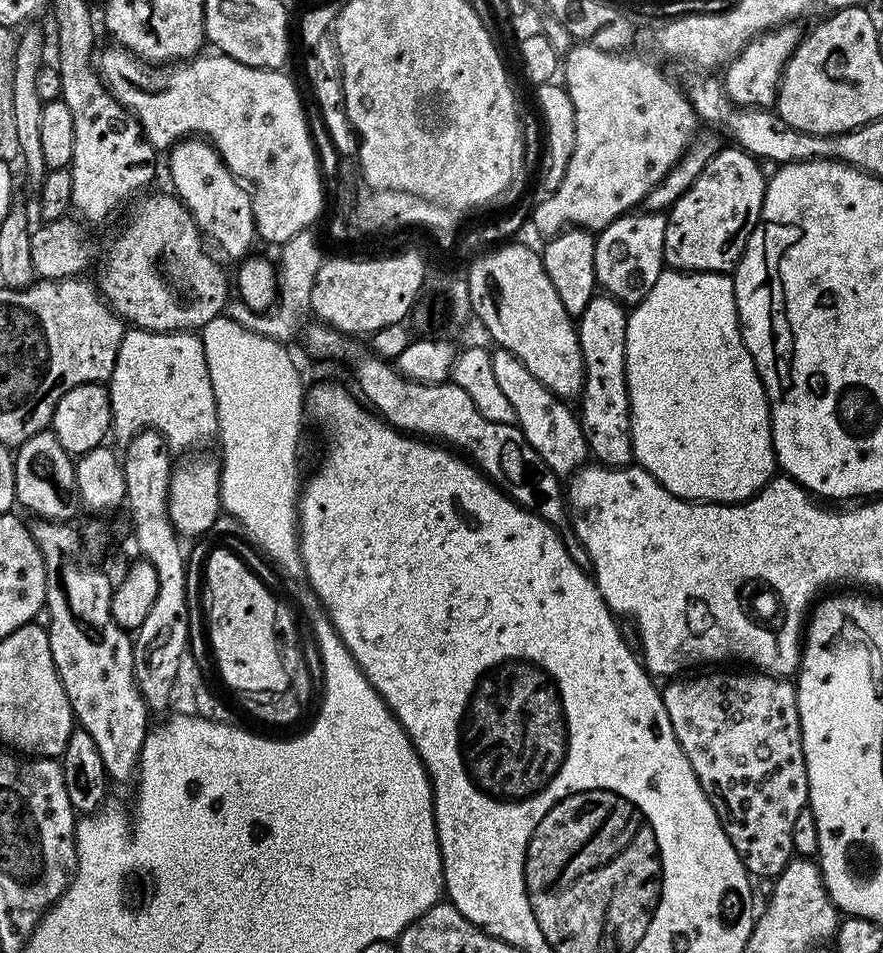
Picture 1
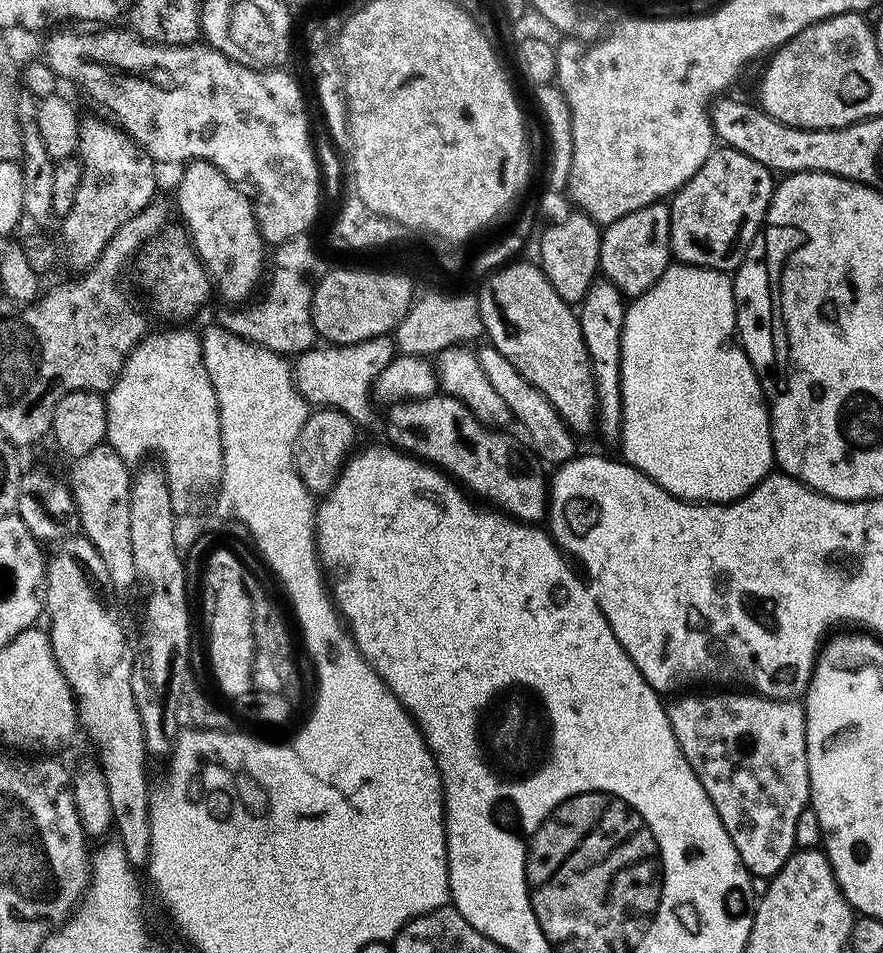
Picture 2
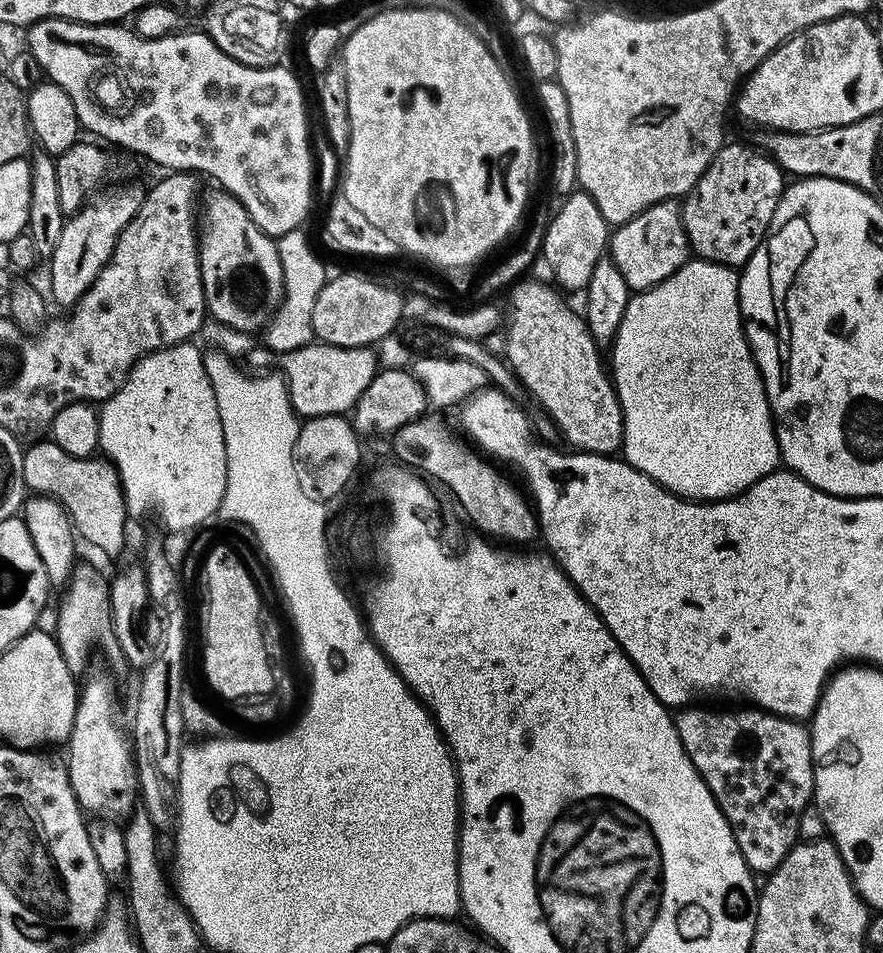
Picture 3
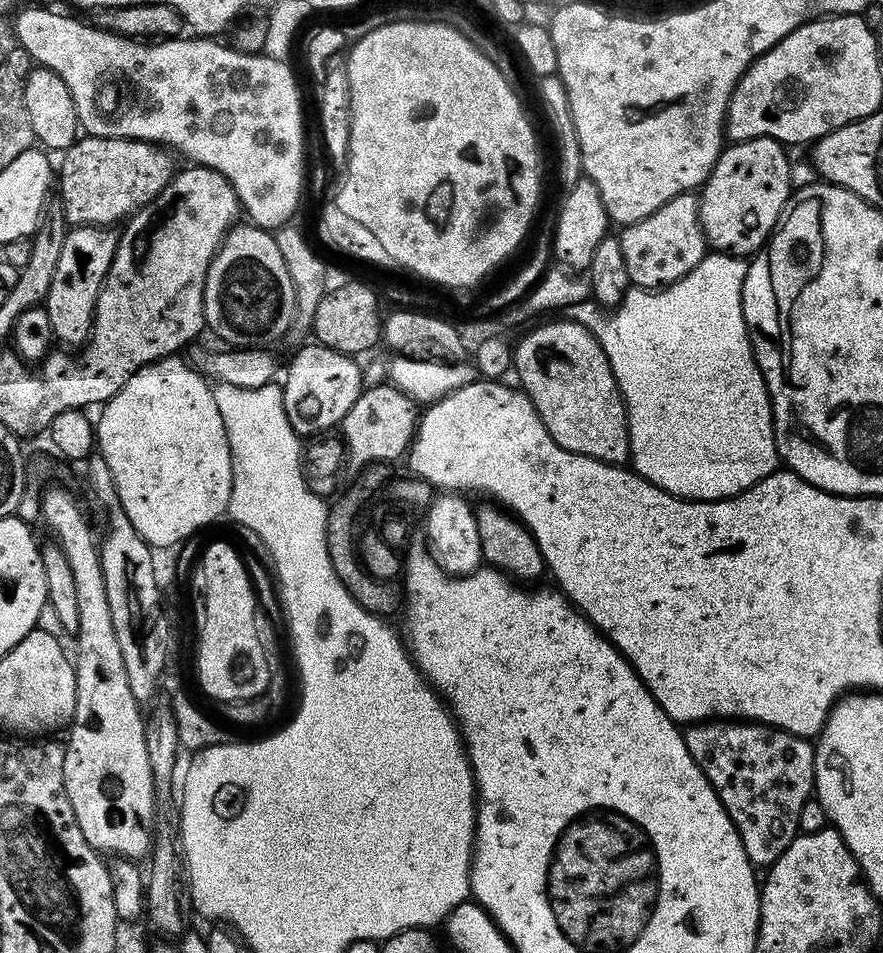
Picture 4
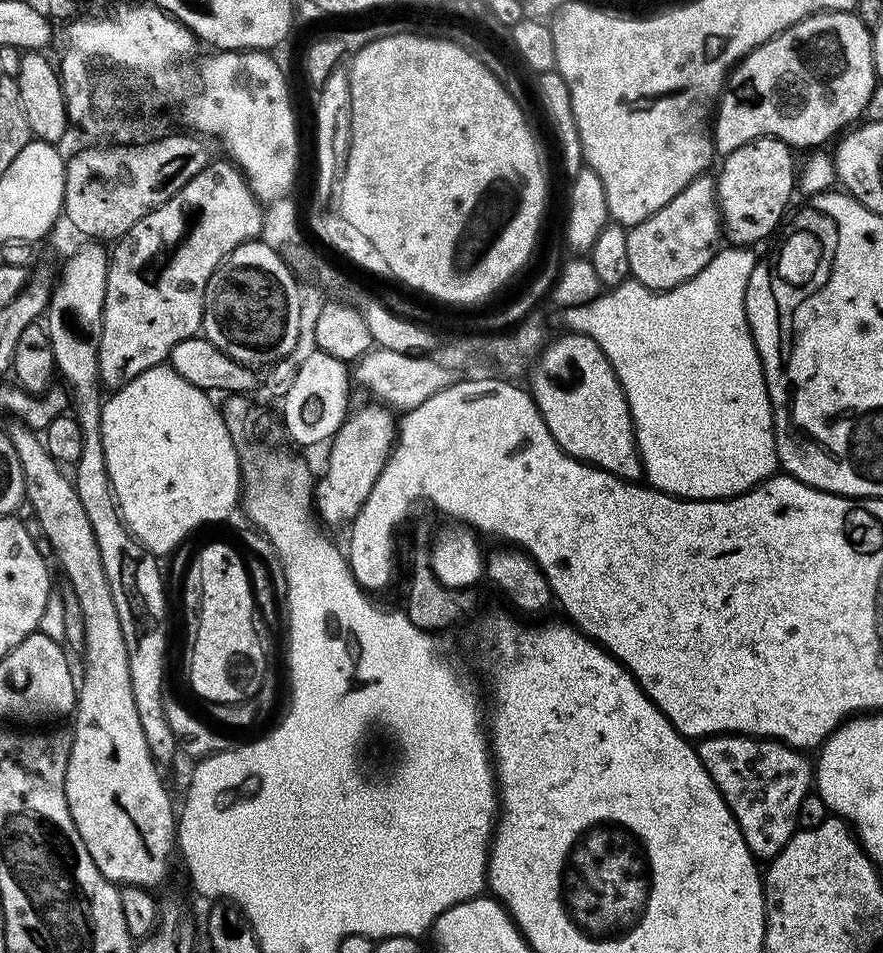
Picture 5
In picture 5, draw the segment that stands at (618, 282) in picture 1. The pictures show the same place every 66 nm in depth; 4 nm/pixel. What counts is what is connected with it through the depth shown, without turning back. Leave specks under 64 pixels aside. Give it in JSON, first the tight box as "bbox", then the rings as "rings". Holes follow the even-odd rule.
{"bbox":[626,175,722,292],"rings":[[[711,175],[699,176],[662,210],[650,214],[627,229],[626,258],[630,258],[630,276],[653,292],[666,292],[694,278],[710,262],[722,240],[720,208],[716,204],[716,181]]]}

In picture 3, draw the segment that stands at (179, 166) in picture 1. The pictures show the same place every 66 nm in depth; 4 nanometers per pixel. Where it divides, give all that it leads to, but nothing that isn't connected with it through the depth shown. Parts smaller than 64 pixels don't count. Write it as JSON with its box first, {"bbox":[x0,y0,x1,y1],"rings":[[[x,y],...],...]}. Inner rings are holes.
{"bbox":[198,190,284,332],"rings":[[[216,190],[216,193],[208,200],[204,212],[202,208],[202,223],[198,228],[198,243],[200,245],[200,273],[202,274],[202,286],[204,287],[204,306],[209,317],[212,316],[220,324],[225,324],[228,328],[233,328],[236,332],[256,332],[264,330],[271,323],[273,316],[280,308],[284,298],[284,284],[282,264],[279,261],[278,250],[276,249],[276,240],[267,236],[263,230],[256,225],[250,218],[250,214],[242,206],[242,202],[236,196],[231,196],[229,192]]]}

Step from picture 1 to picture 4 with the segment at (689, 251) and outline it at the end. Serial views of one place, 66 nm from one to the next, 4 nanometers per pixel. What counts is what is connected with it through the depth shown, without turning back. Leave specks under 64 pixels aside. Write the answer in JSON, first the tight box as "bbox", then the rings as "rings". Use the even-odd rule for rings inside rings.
{"bbox":[698,136,794,258],"rings":[[[769,136],[737,140],[721,151],[714,170],[698,192],[700,225],[709,249],[748,258],[768,243],[794,192],[792,168],[784,152],[785,145]]]}

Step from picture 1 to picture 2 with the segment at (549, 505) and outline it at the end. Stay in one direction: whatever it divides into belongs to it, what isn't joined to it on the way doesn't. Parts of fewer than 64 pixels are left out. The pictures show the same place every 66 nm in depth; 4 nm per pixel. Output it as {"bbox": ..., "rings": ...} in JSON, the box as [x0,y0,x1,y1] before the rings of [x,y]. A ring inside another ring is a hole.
{"bbox":[386,394,550,526],"rings":[[[437,394],[417,400],[402,400],[399,404],[391,405],[387,411],[388,437],[386,440],[391,447],[399,448],[401,452],[407,452],[409,456],[423,460],[425,464],[447,472],[461,488],[467,490],[473,497],[495,506],[505,516],[533,526],[547,521],[550,476],[547,471],[544,473],[545,465],[523,439],[522,441],[512,440],[508,430],[497,430],[484,424],[458,398],[447,394]]]}

